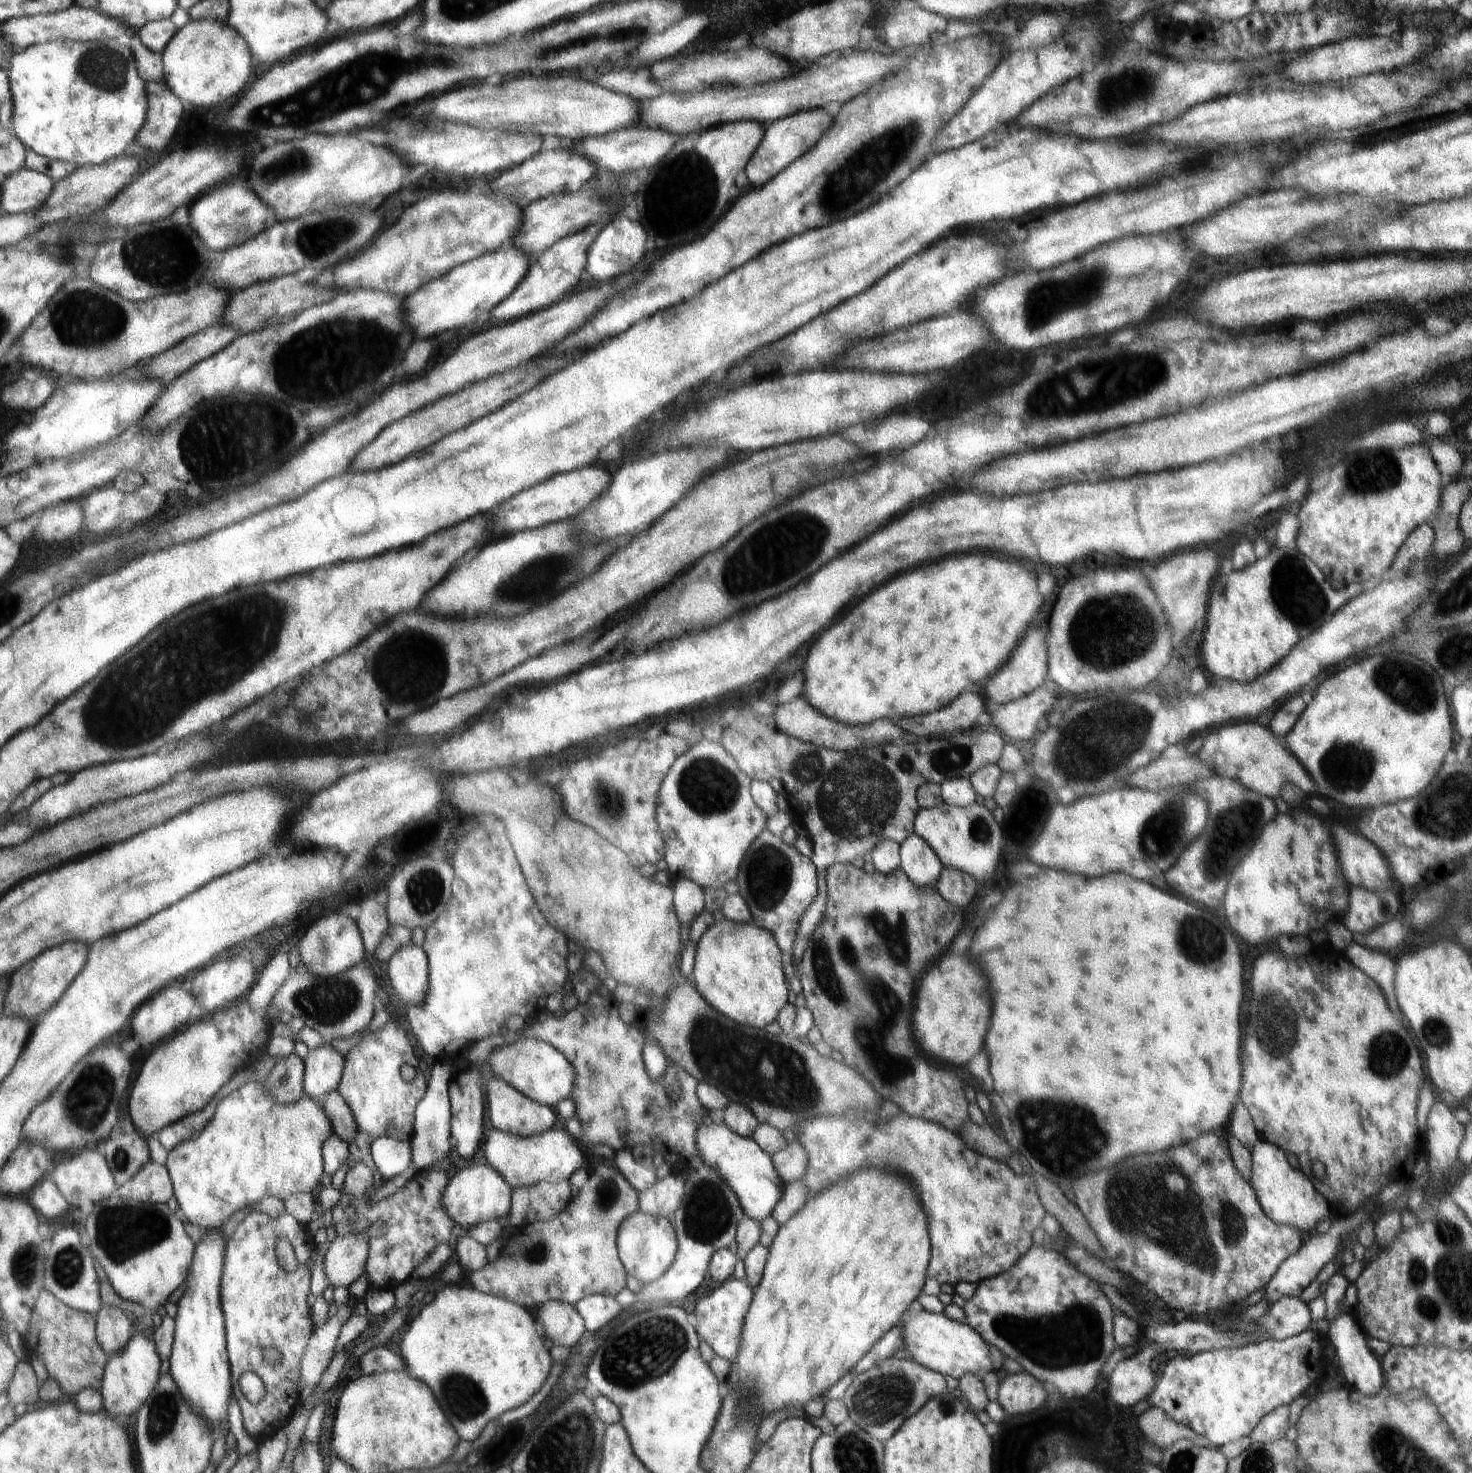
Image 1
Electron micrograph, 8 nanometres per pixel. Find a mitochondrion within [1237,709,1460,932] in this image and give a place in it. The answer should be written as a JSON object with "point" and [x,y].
{"point":[1348,759]}

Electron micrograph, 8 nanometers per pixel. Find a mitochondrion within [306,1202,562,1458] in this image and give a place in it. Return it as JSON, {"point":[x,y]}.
{"point":[453,1386]}

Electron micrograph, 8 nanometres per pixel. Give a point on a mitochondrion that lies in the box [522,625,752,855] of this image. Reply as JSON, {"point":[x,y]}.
{"point":[705,781]}

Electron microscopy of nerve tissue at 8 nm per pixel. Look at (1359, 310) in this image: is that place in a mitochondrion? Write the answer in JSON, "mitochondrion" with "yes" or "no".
{"mitochondrion":"no"}

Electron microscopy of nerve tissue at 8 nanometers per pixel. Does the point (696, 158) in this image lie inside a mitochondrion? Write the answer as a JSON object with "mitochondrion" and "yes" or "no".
{"mitochondrion":"yes"}

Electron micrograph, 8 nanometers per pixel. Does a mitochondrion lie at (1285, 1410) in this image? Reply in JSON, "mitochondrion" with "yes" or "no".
{"mitochondrion":"no"}

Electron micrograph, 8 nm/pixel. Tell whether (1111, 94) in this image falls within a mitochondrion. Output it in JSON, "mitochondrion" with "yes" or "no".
{"mitochondrion":"yes"}

